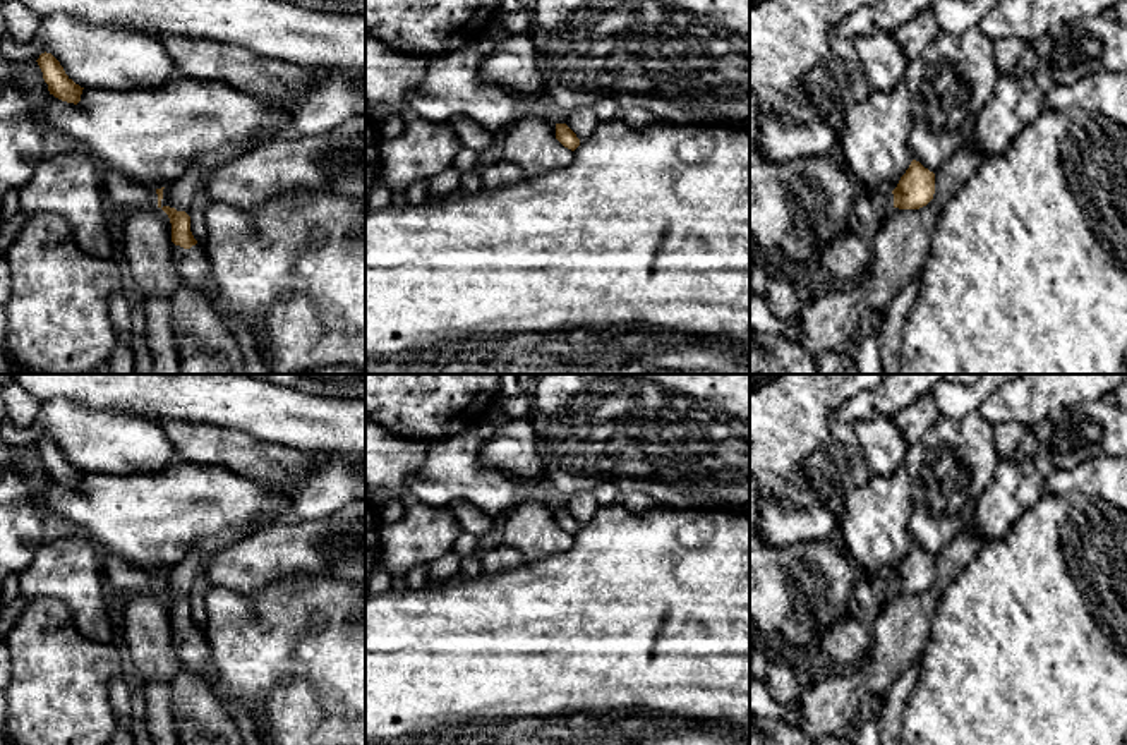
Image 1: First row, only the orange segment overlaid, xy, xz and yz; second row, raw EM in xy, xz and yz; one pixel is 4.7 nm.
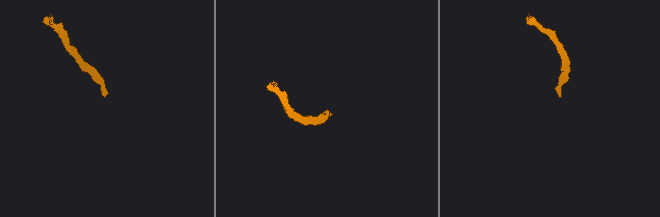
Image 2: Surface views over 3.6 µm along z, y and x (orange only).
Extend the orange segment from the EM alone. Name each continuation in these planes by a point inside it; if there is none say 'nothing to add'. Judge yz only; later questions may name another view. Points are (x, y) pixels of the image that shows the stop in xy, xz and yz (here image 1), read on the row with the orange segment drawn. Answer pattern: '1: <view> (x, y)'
nothing to add

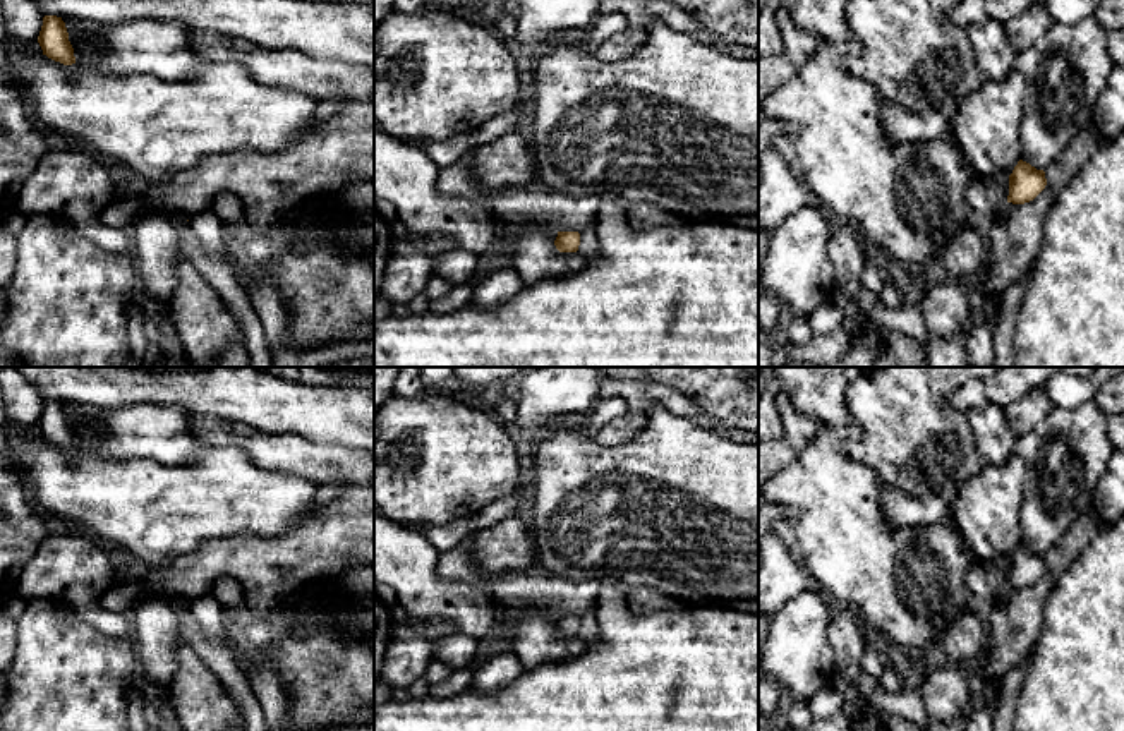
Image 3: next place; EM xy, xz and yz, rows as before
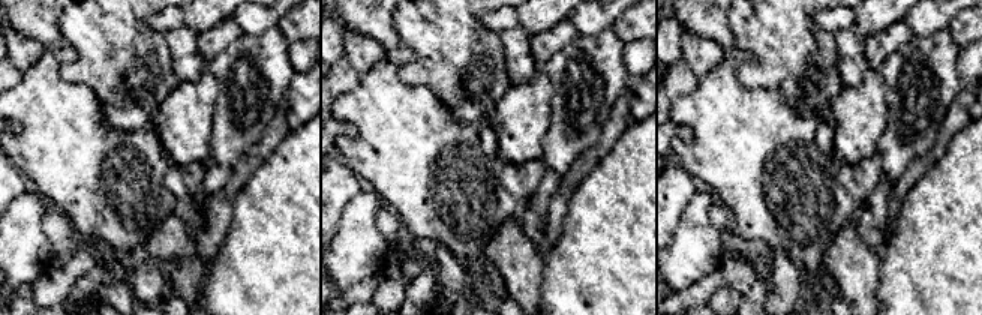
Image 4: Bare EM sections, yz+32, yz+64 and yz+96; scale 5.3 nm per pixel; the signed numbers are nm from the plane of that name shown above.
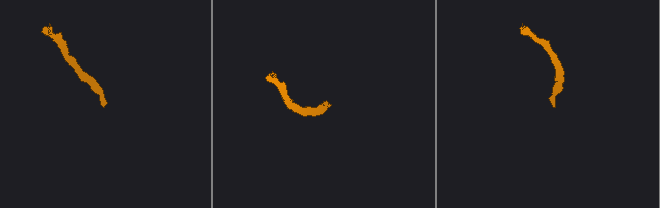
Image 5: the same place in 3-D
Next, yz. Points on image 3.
nothing to add

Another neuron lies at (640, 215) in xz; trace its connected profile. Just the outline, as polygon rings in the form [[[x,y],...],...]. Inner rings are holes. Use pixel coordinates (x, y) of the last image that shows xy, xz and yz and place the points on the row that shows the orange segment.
[[[633,201],[626,202],[626,221],[633,230],[650,230],[662,225],[685,225],[688,220],[680,214],[668,213],[656,204]]]

